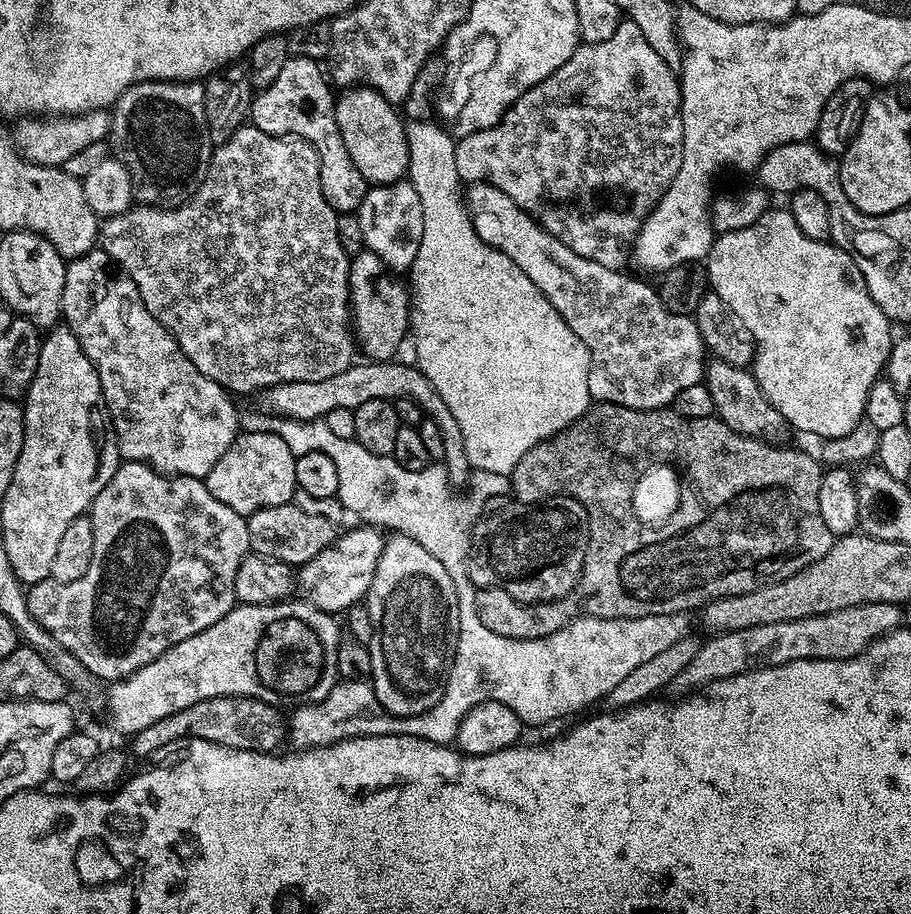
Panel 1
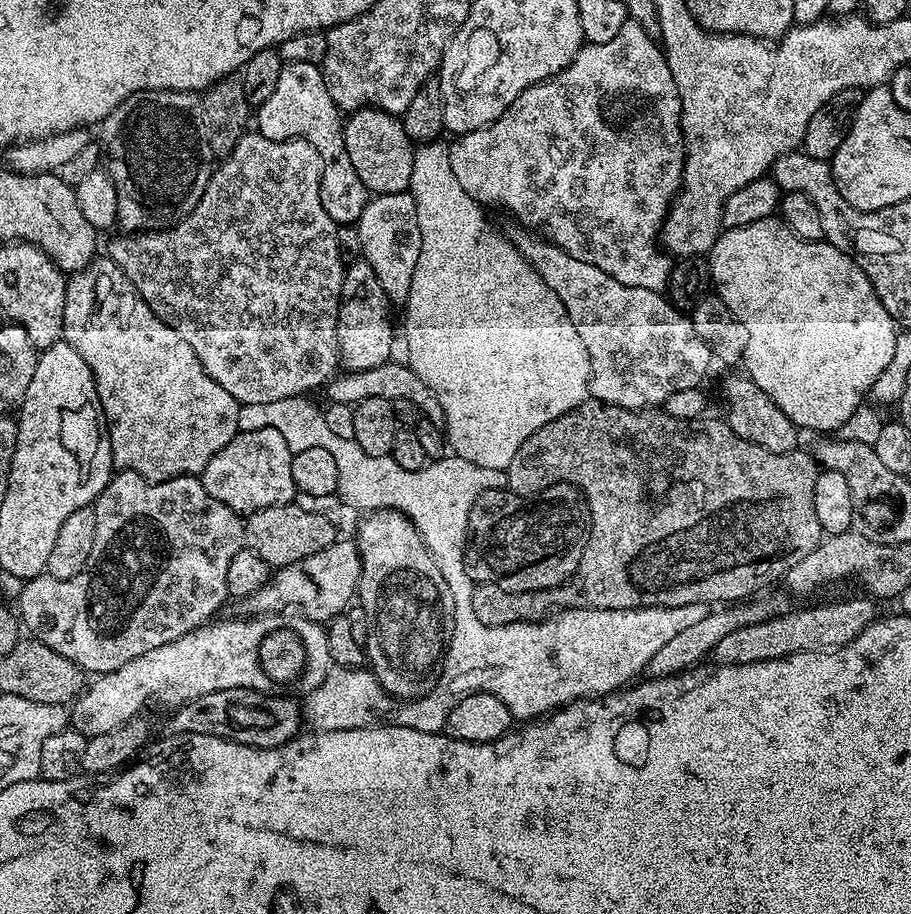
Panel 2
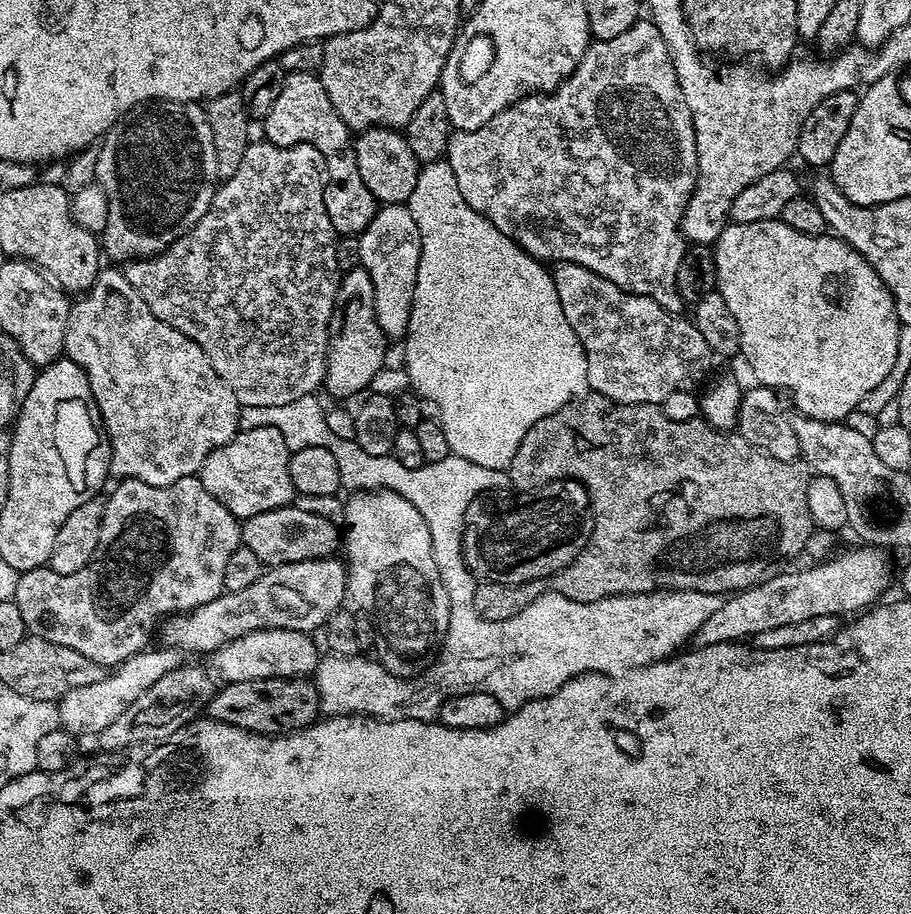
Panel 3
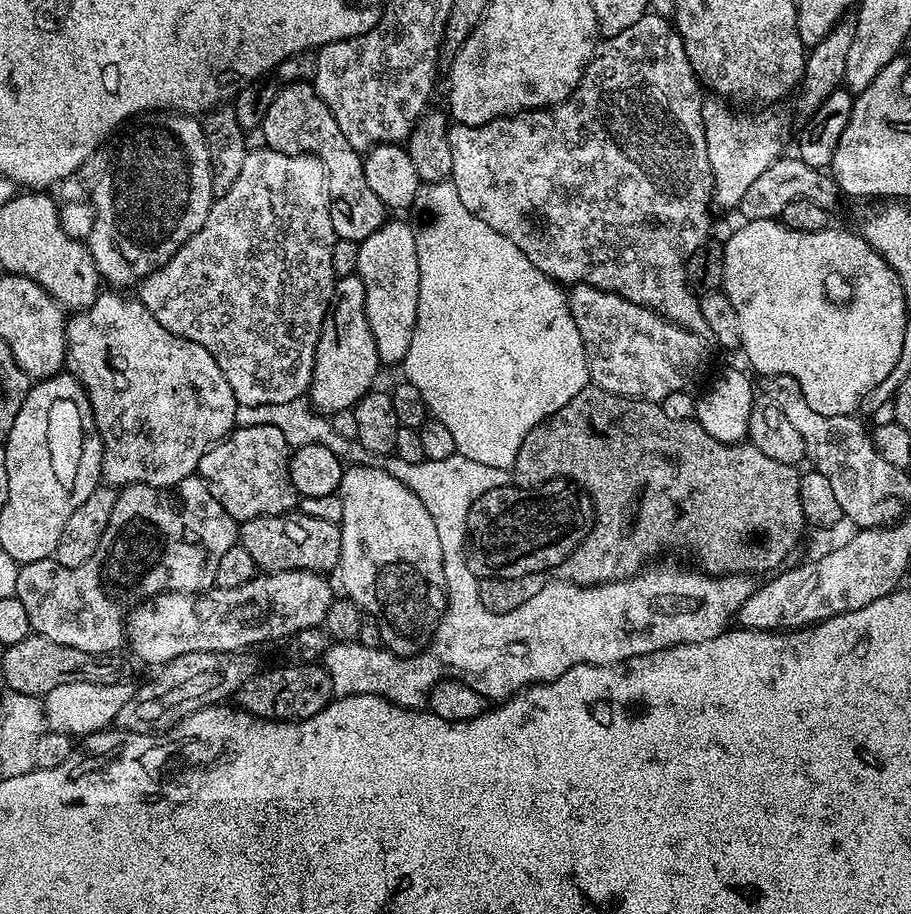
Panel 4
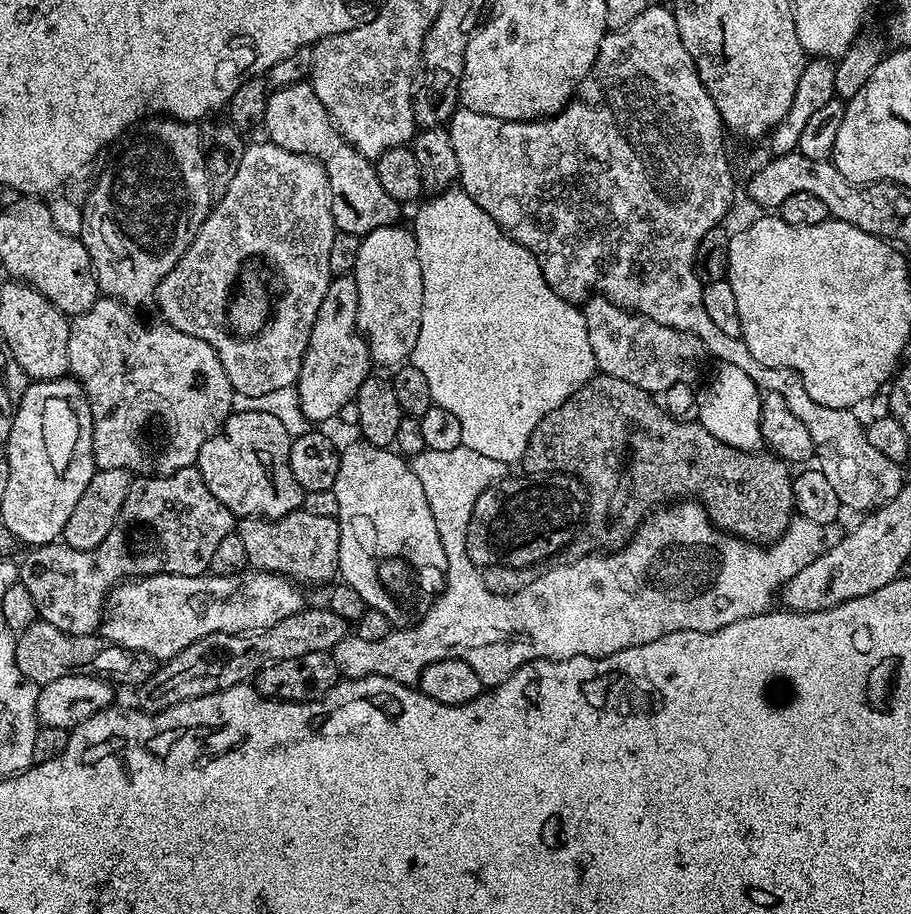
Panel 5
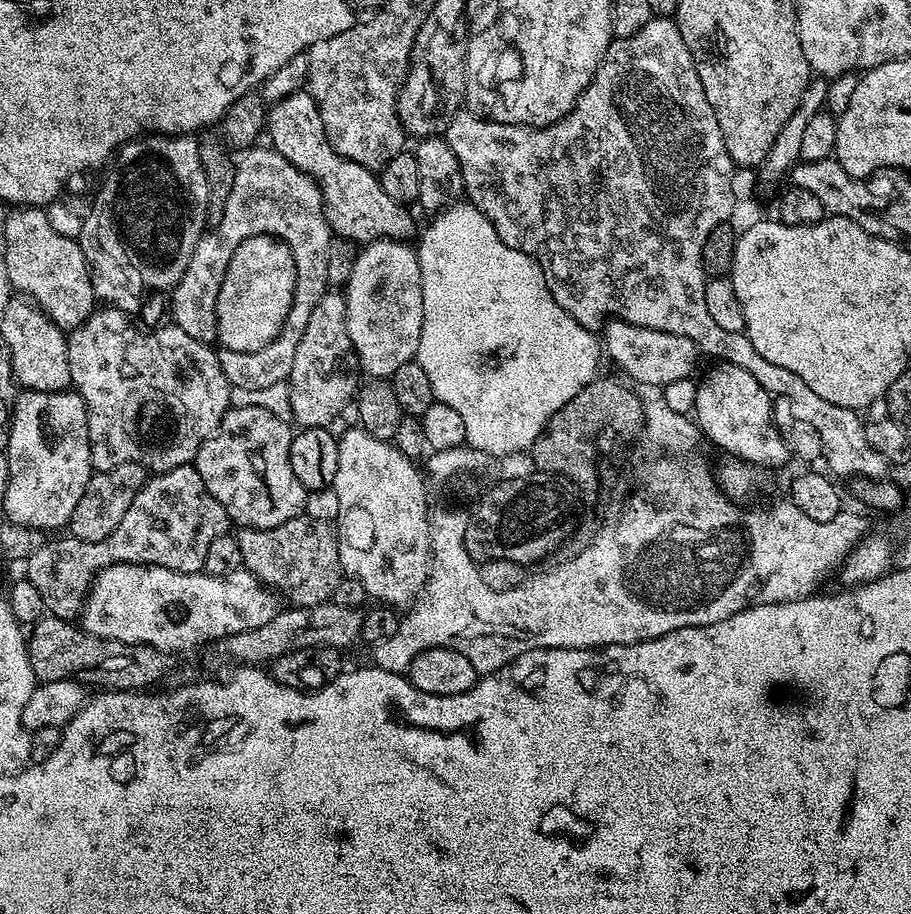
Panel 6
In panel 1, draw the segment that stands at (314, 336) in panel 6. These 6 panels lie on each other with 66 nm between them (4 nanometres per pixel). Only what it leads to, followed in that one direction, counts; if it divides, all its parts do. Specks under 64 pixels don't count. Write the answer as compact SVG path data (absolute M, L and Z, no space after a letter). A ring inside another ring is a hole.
M367 250L355 253L348 261L348 299L350 301L350 316L354 321L354 332L358 337L358 348L361 353L364 352L369 361L378 360L391 361L392 356L400 348L400 343L405 343L406 337L410 332L408 323L408 314L410 311L410 292L406 287L405 281L397 278L389 269L384 267L382 258L378 254Z

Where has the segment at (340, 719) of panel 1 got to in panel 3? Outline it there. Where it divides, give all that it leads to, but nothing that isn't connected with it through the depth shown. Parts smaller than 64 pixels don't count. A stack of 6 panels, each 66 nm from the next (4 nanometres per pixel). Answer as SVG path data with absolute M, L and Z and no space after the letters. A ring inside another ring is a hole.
M315 395L297 398L294 402L289 402L288 408L285 406L258 406L257 408L243 408L240 410L240 426L243 430L254 430L258 426L270 426L274 430L278 430L278 434L282 434L282 438L286 438L286 446L289 453L294 453L302 447L325 447L334 454L334 459L338 464L338 474L340 475L340 483L348 490L387 490L396 492L402 498L406 498L406 502L410 502L418 510L418 514L422 514L422 518L426 518L426 526L430 526L430 538L434 546L434 562L438 562L438 570L442 574L442 582L448 591L448 597L452 603L452 617L450 618L450 626L448 627L448 639L444 641L439 653L438 659L431 666L424 669L419 676L415 678L401 678L390 674L390 670L386 670L380 665L379 660L369 658L367 660L364 654L359 656L337 656L335 654L321 655L320 665L316 667L314 673L314 683L316 689L320 691L320 710L325 717L330 716L374 716L382 720L426 720L429 722L435 721L440 715L440 707L446 703L452 696L463 696L466 692L485 692L494 698L498 698L498 702L505 710L515 710L521 708L523 704L538 698L547 698L550 694L554 694L565 684L570 682L574 677L580 676L583 672L600 672L604 676L620 676L623 672L629 672L635 668L641 668L647 664L653 664L656 660L666 660L673 655L677 650L683 649L684 643L691 641L695 632L699 629L706 618L714 614L722 603L721 597L713 592L694 592L694 591L669 591L659 590L642 594L625 594L621 596L605 597L602 600L592 602L574 602L571 595L564 596L556 590L550 590L546 594L542 594L538 598L534 598L534 602L530 602L530 606L526 606L526 610L522 610L522 614L514 614L514 618L509 620L487 620L478 614L478 610L474 610L474 594L476 593L477 579L468 571L466 562L464 561L464 519L466 518L466 510L470 506L470 502L474 502L474 498L479 496L481 492L494 492L504 490L509 487L510 481L508 473L503 468L491 468L490 466L477 466L475 462L466 462L466 458L458 458L449 454L446 458L442 458L442 462L426 462L417 468L410 466L402 466L402 462L398 462L393 456L375 456L374 454L366 454L366 450L362 450L362 446L358 446L355 440L347 440L346 438L337 438L330 430L330 426L326 426L326 418L324 417L326 408L325 405L320 405L316 401Z

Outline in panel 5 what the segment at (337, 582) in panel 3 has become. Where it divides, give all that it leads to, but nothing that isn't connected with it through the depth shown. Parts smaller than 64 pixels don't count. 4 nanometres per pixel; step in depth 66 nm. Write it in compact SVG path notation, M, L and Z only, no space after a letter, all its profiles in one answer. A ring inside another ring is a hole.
M245 570L239 576L178 576L158 574L128 578L108 594L102 613L105 640L145 652L157 662L177 656L186 646L210 634L265 632L286 618L303 612L304 596L293 581L272 572Z

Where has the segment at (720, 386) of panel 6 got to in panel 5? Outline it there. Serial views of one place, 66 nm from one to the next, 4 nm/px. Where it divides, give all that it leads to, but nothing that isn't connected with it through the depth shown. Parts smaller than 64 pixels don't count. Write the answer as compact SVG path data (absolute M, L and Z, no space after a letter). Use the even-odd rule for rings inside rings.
M720 364L717 369L712 381L704 389L699 389L695 397L694 412L698 423L710 430L710 434L714 434L714 438L718 438L726 446L734 446L743 452L757 451L764 444L760 433L762 393L750 374L746 374L746 370L738 370L738 366L733 364Z

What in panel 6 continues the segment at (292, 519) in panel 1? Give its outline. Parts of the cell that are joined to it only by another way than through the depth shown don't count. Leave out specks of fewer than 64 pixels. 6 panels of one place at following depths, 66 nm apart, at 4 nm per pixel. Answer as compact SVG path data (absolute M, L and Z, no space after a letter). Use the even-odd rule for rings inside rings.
M301 514L290 518L290 522L282 522L282 526L240 528L235 538L242 550L243 567L283 597L289 605L313 608L315 604L331 601L342 579L340 542L332 524L318 522Z

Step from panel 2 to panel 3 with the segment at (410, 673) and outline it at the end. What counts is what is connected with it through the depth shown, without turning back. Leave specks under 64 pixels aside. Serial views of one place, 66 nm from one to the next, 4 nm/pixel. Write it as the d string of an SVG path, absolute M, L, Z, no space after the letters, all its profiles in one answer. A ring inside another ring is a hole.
M360 490L349 496L352 497L347 497L344 506L343 527L346 531L342 536L343 551L348 551L348 556L346 555L348 596L350 600L353 600L357 604L357 606L355 605L357 609L363 610L374 621L376 629L375 659L379 660L383 668L390 670L390 674L401 678L415 678L433 663L434 657L439 653L444 641L448 639L448 627L450 626L450 618L452 617L452 603L448 597L446 586L442 582L442 574L438 570L438 562L434 562L434 546L430 538L430 526L426 526L426 518L422 518L422 514L418 514L416 507L410 502L406 502L406 498L402 498L396 492L387 490Z

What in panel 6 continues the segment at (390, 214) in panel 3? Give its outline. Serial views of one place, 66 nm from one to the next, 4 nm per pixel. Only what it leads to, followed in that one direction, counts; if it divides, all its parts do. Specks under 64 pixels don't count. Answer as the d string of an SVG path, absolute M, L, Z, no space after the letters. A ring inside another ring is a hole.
M374 240L370 244L363 245L357 251L354 270L350 273L344 300L346 302L346 326L350 330L350 342L356 351L356 357L360 363L360 371L365 377L391 378L398 370L398 366L415 360L416 351L418 350L418 338L422 334L422 274L420 273L420 257L417 249L411 243L403 240Z

